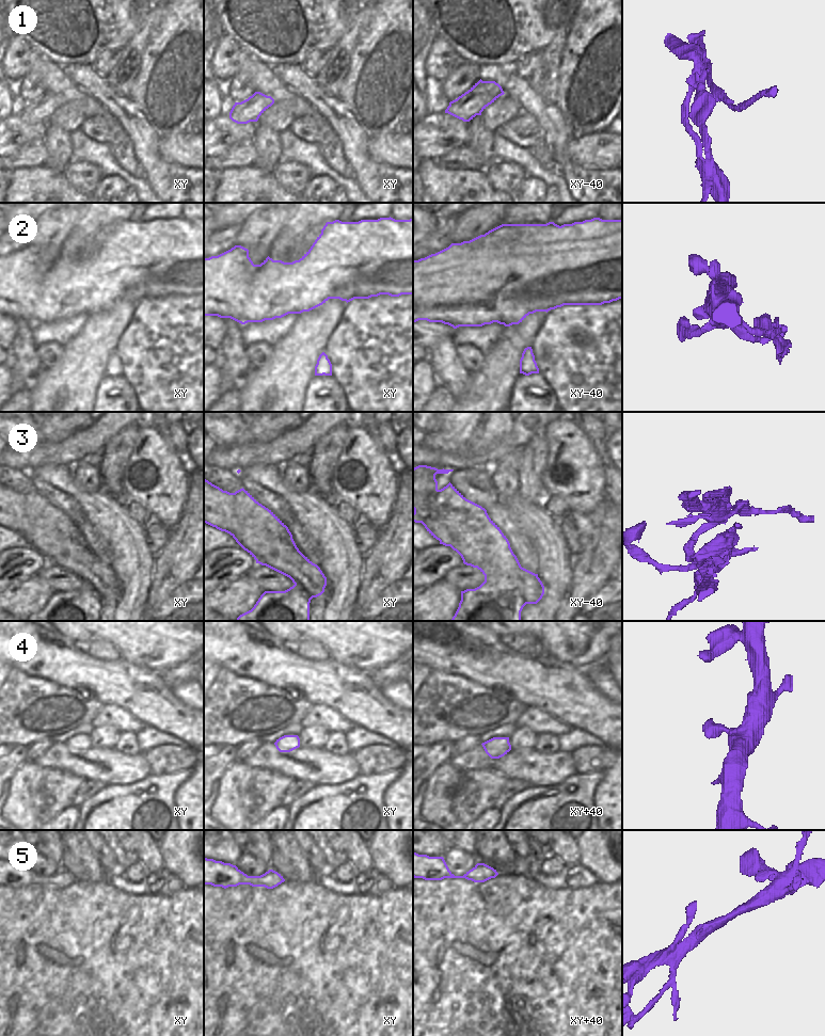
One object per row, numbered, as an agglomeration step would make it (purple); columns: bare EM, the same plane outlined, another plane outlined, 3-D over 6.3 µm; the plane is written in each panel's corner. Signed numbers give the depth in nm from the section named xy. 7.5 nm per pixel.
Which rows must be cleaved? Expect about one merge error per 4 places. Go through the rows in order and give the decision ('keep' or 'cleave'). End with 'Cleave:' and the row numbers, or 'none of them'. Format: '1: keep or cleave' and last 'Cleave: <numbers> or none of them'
1: cleave
2: cleave
3: cleave
4: keep
5: keep
Cleave: 1, 2, 3

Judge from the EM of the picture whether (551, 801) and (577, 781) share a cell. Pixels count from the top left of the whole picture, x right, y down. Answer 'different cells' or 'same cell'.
same cell

